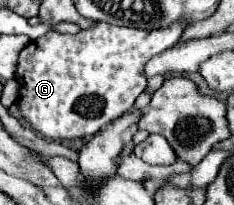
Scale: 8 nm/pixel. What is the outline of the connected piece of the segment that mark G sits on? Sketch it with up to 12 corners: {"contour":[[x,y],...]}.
{"contour":[[186,23],[46,33],[16,107],[54,141],[92,137],[146,89]]}

